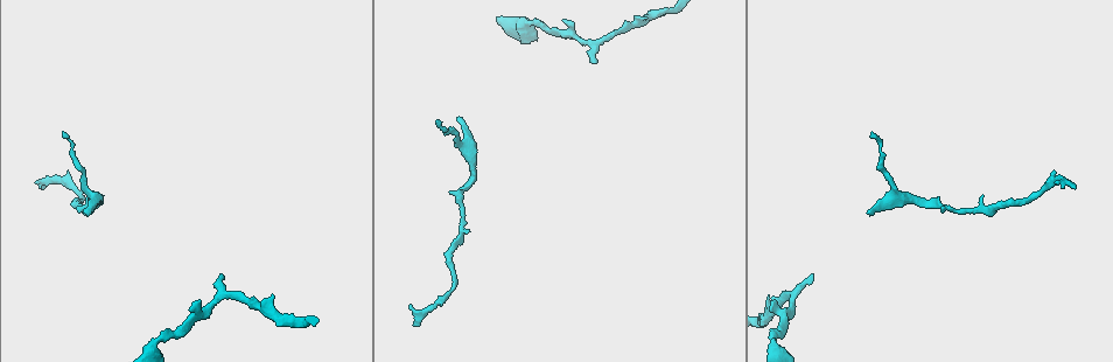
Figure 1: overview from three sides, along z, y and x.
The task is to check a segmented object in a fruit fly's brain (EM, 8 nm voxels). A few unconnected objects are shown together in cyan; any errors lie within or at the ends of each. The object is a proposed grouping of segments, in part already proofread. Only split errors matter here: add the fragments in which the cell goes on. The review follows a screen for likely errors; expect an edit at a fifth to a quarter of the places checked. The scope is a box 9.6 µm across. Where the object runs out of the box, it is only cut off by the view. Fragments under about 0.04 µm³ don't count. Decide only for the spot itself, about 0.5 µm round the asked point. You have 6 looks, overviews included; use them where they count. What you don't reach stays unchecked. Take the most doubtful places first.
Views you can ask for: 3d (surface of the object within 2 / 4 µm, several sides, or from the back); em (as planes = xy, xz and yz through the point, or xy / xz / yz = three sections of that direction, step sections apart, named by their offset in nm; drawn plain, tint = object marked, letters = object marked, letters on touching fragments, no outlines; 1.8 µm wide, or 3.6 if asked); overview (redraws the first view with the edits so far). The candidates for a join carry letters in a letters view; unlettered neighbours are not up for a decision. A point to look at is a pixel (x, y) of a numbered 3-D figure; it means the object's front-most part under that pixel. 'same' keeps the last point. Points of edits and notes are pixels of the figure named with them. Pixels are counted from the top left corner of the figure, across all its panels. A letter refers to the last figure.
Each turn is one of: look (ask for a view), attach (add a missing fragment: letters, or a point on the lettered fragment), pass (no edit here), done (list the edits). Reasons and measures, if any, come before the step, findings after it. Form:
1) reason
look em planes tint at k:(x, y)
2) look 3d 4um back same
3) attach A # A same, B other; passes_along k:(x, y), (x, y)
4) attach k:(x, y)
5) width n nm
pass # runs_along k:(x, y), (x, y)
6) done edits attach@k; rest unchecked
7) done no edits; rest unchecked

end of a long branch
look 3d 4um at 1:(1076, 187)

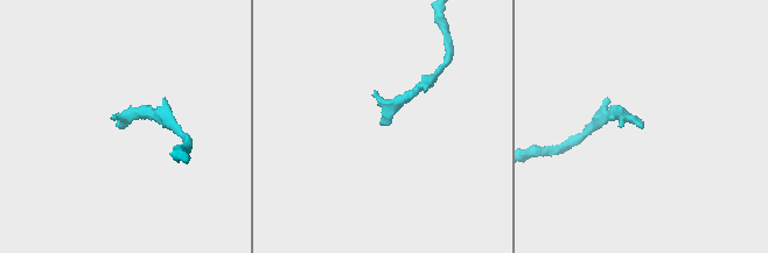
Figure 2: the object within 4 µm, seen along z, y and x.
look em xy step 16 tint at 2:(380, 125)

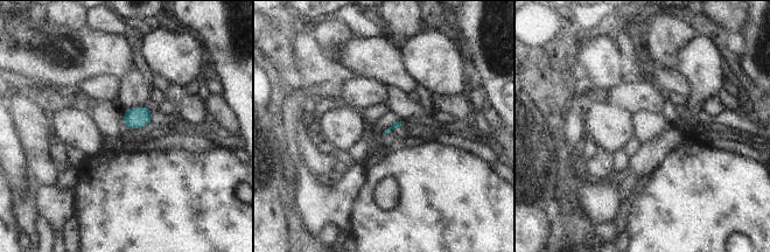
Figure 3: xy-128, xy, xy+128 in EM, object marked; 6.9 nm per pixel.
cut it another way
look em planes letters same

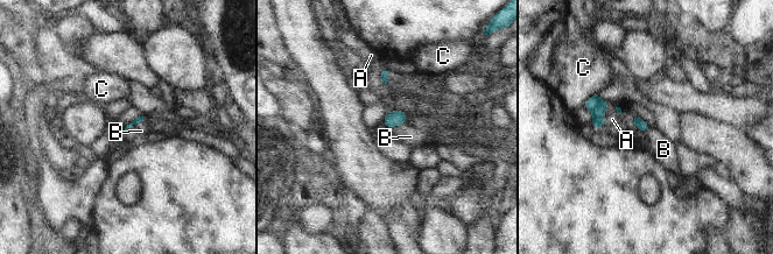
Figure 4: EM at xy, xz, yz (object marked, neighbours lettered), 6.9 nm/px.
attach B # A other, B same, C other; passes_along 4:(141, 118), (134, 124), (141, 131); it goes on there

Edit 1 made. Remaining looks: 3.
free end
look 3d 2um at 1:(88, 212)

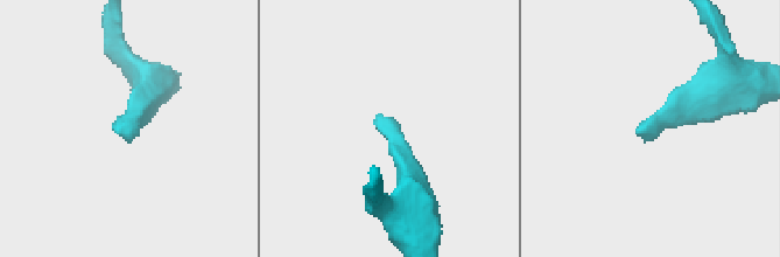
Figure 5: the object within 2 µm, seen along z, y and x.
shape alone is not enough
look em xy step 4 letters at 5:(119, 136)

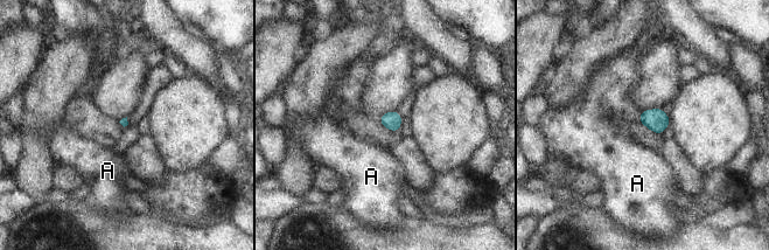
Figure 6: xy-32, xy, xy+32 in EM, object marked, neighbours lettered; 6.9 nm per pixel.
look em planes letters same

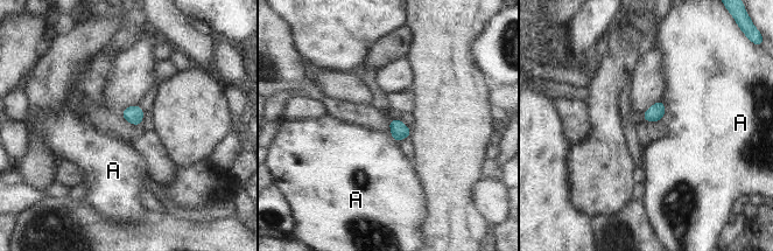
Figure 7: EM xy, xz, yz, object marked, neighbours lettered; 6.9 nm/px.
pass # A other; border 7:(662, 99), (663, 117), (661, 119); no lettered fragment goes on from it

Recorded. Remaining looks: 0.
done edits attach@4; rest unchecked

